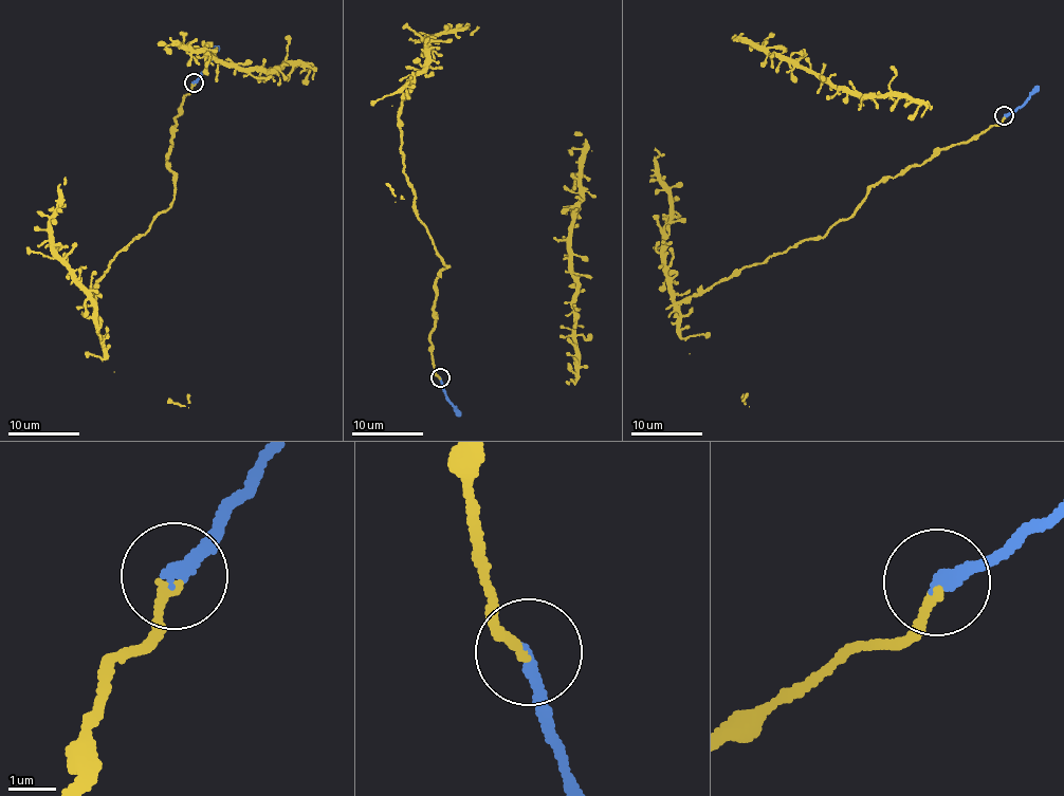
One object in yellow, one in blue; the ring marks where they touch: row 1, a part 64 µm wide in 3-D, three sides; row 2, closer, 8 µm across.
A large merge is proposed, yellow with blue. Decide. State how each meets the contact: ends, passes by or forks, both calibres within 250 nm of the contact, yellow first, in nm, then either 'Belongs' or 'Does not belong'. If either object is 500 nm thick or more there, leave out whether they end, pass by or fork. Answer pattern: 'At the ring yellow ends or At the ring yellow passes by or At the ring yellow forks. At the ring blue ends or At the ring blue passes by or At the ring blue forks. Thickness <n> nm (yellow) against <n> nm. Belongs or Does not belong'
At the ring yellow ends. At the ring blue ends. Thickness 200 nm (yellow) against 200 nm. Belongs

